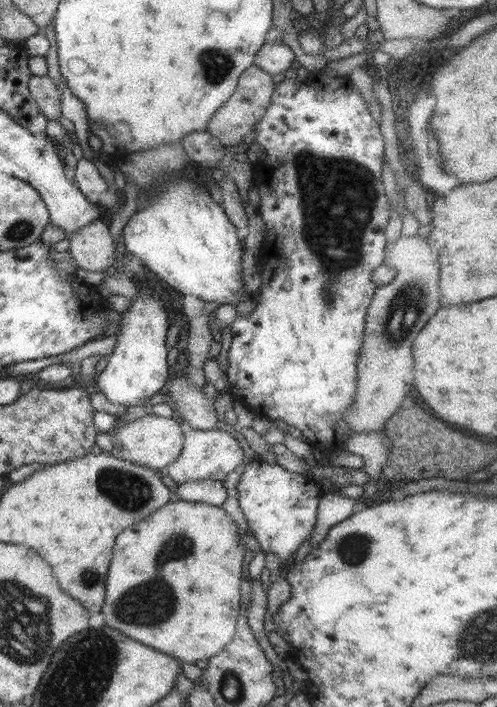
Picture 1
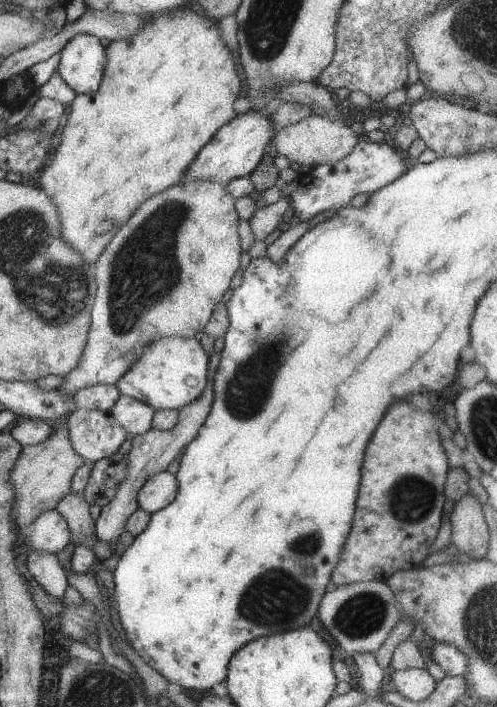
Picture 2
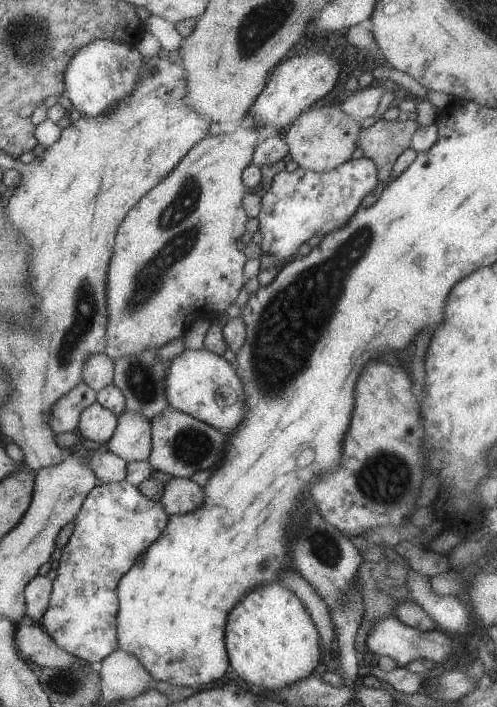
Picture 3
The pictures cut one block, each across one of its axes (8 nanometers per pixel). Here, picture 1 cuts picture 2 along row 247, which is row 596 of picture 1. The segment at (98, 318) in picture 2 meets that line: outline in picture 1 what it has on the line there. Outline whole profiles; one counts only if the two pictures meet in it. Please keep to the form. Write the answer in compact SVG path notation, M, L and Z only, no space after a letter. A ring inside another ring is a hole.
M170 500L145 519L128 526L116 538L102 606L106 625L181 663L195 663L217 655L236 633L242 600L244 553L244 540L238 525L222 507Z

